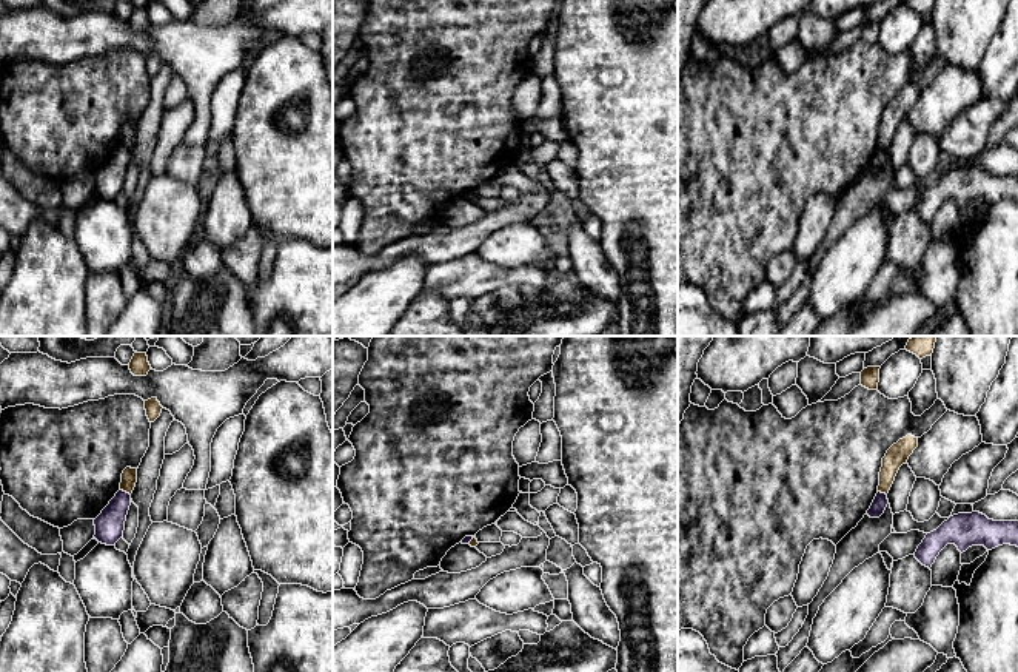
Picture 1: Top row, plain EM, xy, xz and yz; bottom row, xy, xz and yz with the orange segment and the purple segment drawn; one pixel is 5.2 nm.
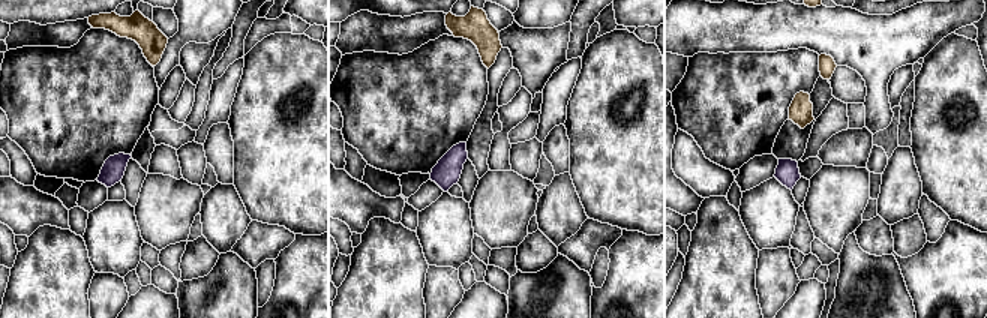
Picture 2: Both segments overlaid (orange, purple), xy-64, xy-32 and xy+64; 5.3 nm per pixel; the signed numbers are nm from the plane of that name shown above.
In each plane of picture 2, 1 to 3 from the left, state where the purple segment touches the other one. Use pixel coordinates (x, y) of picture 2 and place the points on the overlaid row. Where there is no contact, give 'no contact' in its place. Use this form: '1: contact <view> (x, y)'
1: no contact
2: no contact
3: no contact

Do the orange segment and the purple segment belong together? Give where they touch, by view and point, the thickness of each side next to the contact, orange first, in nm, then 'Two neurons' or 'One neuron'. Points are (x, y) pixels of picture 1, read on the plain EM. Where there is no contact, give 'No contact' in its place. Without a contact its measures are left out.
Touches orange at xy (125, 145). Thickness 80 nm (orange) against 160 nm. Two neurons

